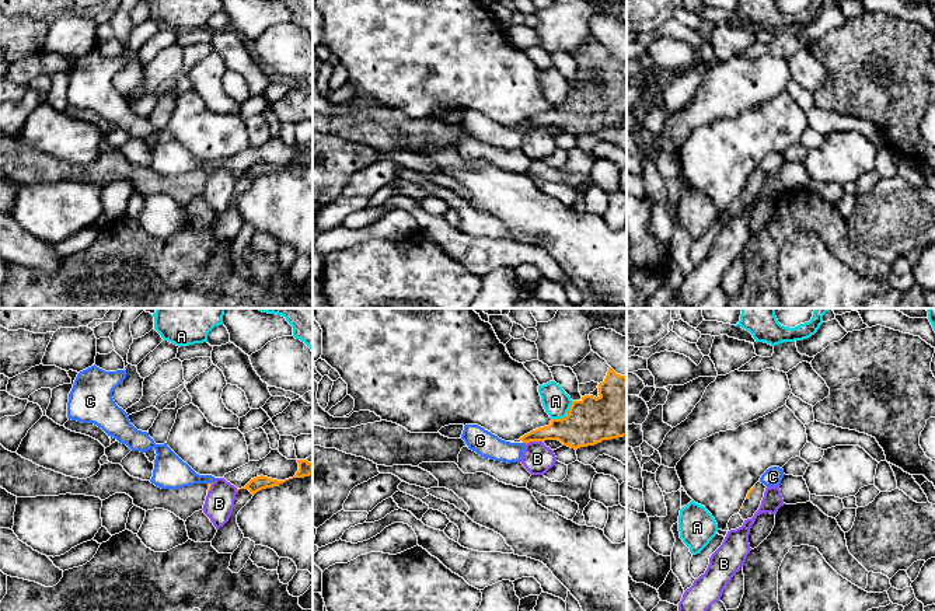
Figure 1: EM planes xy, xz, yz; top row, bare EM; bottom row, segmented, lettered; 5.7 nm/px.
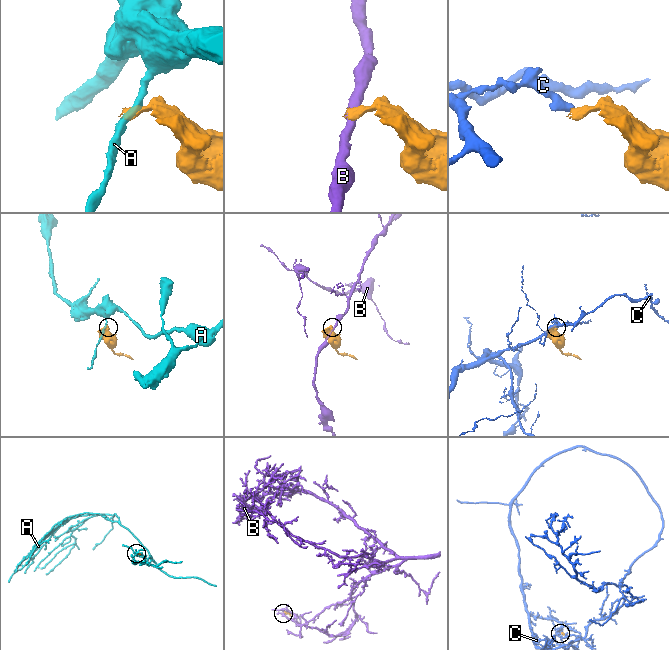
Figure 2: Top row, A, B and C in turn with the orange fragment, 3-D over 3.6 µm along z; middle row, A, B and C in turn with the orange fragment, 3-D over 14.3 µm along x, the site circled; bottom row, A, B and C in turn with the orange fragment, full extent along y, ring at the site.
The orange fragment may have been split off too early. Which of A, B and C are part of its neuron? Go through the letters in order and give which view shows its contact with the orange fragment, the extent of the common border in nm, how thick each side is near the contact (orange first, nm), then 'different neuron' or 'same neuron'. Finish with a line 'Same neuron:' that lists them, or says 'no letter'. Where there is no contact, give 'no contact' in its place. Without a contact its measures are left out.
A: xz | 170 nm | 260/160 nm | different neuron
B: xz | 100 nm | 200/180 nm | different neuron
C: xz | 30 nm | 150/140 nm | different neuron
Same neuron: no letter

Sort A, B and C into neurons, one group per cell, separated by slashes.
A / B / C

